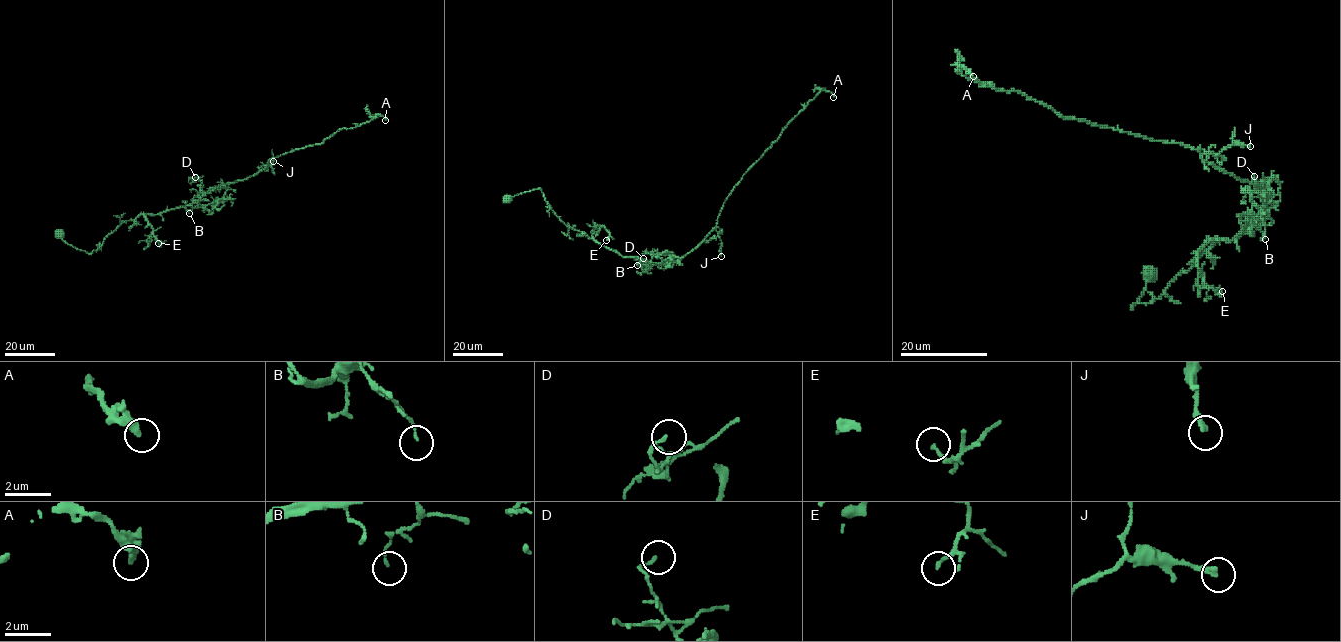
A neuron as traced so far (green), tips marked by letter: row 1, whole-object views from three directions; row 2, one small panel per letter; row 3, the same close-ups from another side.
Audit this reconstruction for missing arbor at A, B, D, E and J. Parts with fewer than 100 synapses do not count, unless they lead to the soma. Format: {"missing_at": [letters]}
{"missing_at": []}

